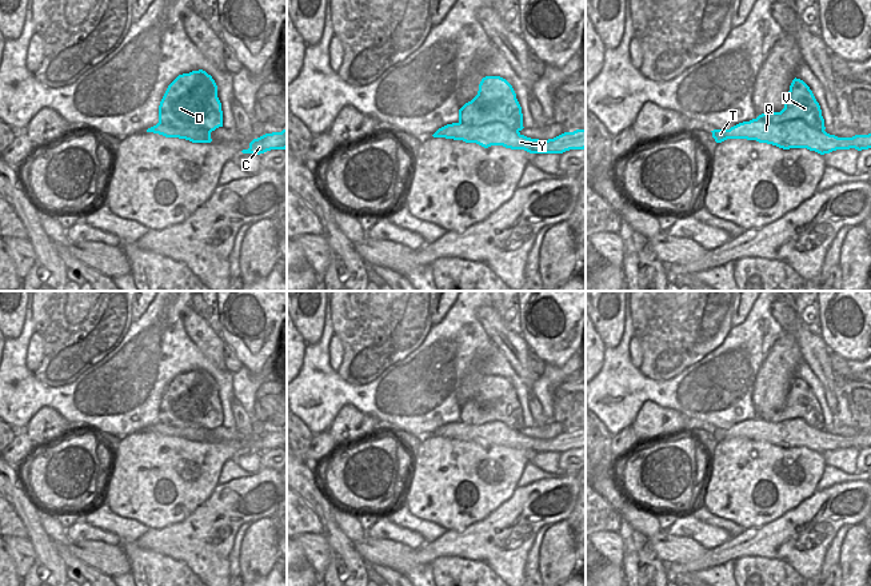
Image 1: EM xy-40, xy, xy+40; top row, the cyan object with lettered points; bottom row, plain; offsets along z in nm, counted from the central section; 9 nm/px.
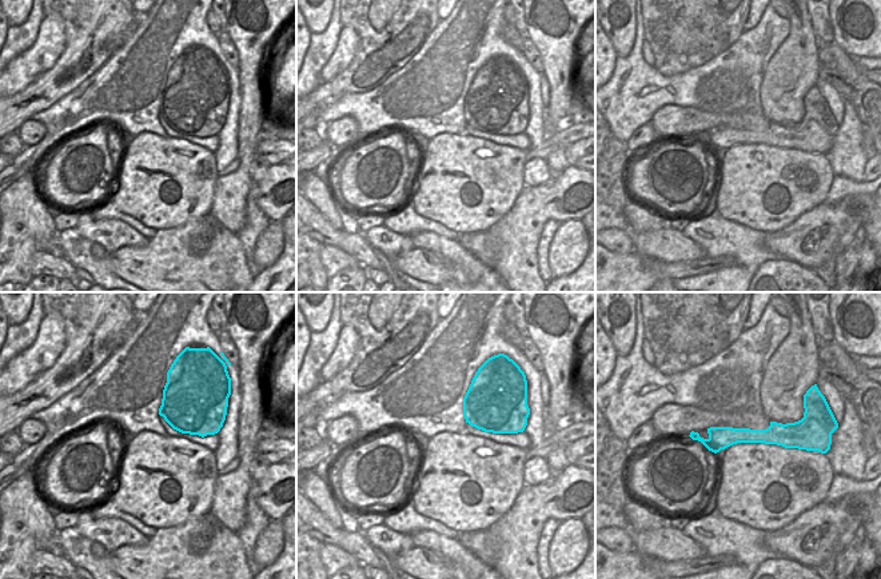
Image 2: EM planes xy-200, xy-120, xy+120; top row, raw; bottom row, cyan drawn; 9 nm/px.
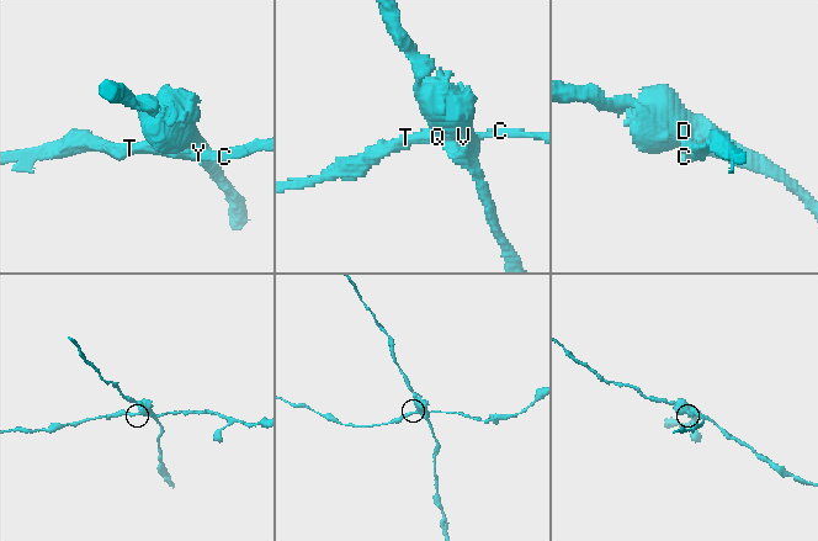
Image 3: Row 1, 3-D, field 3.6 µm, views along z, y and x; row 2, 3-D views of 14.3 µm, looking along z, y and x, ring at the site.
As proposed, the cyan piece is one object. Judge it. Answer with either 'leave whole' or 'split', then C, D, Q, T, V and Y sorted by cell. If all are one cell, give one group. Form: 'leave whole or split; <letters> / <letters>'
split; C Q T Y / D V

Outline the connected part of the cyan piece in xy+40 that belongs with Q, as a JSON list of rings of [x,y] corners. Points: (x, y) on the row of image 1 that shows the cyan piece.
[[[756,117],[739,123],[730,129],[714,129],[711,132],[716,143],[727,139],[747,139],[772,144],[783,150],[807,148],[820,155],[836,150],[855,148],[862,151],[871,148],[871,133],[838,137],[823,129],[810,127],[803,119],[774,124]]]

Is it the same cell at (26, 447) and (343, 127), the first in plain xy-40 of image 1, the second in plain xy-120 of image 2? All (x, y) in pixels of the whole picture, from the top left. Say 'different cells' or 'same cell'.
different cells

